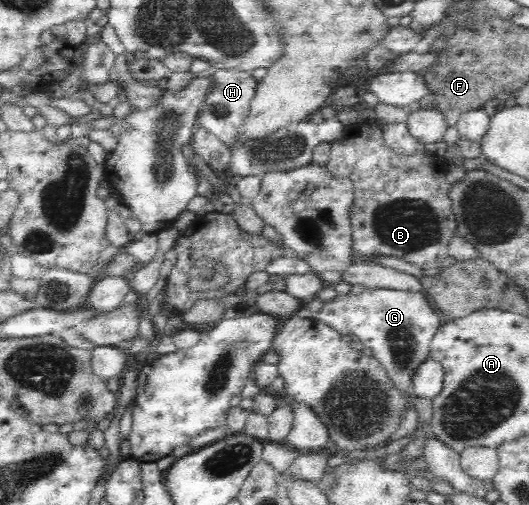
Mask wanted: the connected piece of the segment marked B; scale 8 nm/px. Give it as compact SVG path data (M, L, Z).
M375 120L353 123L341 139L330 141L327 170L348 176L354 184L351 211L354 250L359 254L393 256L424 268L439 268L449 256L448 246L457 236L450 207L447 162L429 152L401 156L385 144L383 129Z

